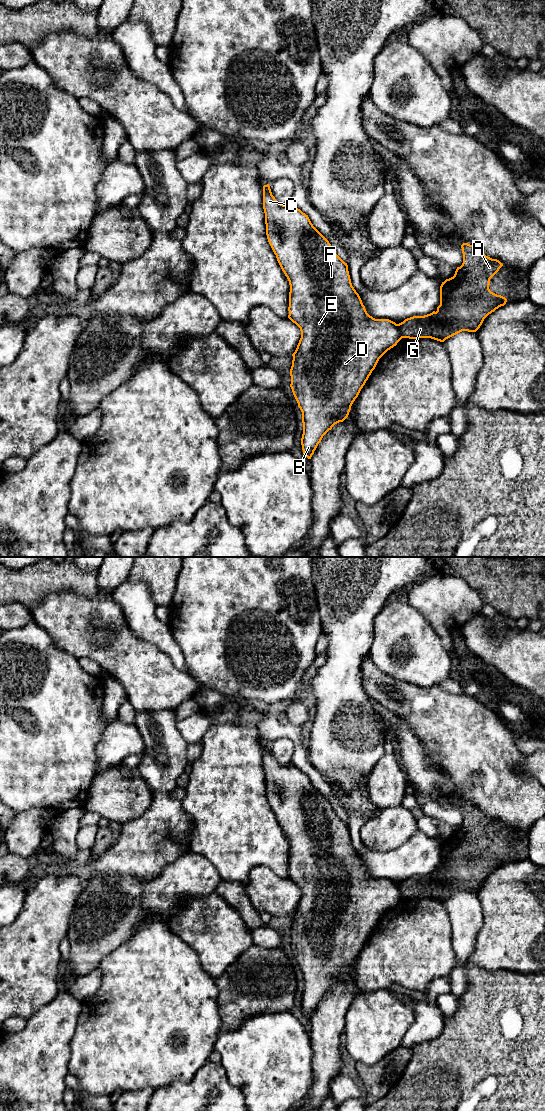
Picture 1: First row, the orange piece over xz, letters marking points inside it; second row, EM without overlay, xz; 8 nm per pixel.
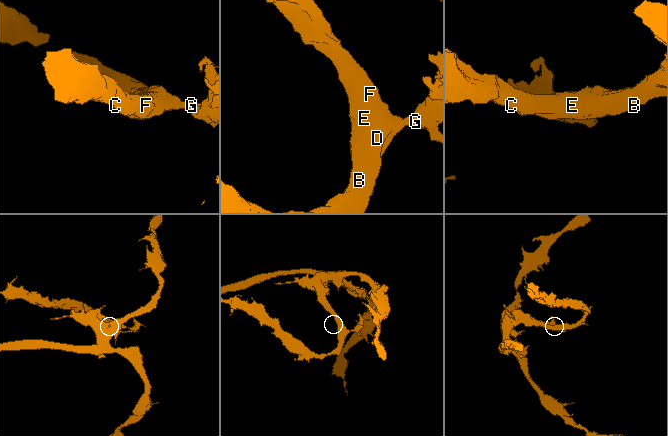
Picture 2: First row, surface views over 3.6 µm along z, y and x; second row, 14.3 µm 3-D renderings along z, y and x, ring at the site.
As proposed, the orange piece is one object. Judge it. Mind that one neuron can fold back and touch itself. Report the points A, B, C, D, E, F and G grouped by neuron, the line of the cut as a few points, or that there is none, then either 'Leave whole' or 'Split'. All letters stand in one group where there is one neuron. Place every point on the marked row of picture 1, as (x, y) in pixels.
Groups: A G / B C D E F. Split along xz (397, 324), (402, 337). Split

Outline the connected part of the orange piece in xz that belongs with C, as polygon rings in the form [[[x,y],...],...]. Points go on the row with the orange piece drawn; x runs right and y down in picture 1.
[[[269,184],[263,186],[263,209],[265,213],[265,224],[266,224],[266,235],[268,242],[276,255],[277,261],[287,277],[290,285],[289,292],[289,315],[288,318],[295,323],[301,331],[301,338],[297,345],[295,352],[292,354],[292,366],[290,369],[291,384],[293,395],[298,403],[298,407],[302,412],[302,423],[303,423],[303,434],[301,438],[301,445],[303,454],[311,459],[314,451],[316,450],[318,444],[321,442],[323,436],[332,429],[332,427],[343,422],[349,415],[351,406],[355,399],[358,397],[361,389],[365,385],[372,371],[375,369],[379,359],[391,348],[397,345],[397,343],[402,339],[399,331],[398,324],[389,319],[375,319],[370,316],[359,294],[356,292],[352,286],[348,265],[345,263],[333,250],[329,241],[313,226],[308,215],[303,213],[300,209],[295,207],[293,204],[283,205],[279,203],[275,197],[272,195]]]

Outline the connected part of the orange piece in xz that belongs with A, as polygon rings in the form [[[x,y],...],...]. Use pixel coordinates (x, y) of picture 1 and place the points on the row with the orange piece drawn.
[[[461,245],[463,263],[457,267],[453,277],[446,279],[440,286],[440,305],[437,311],[424,316],[413,316],[398,324],[402,338],[431,338],[440,342],[462,332],[476,332],[484,319],[504,306],[507,299],[490,291],[490,279],[499,271],[503,264],[484,254],[473,245]]]

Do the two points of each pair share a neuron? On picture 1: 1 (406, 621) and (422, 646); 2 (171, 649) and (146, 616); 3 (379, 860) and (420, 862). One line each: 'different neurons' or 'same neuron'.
1: same neuron
2: same neuron
3: same neuron

